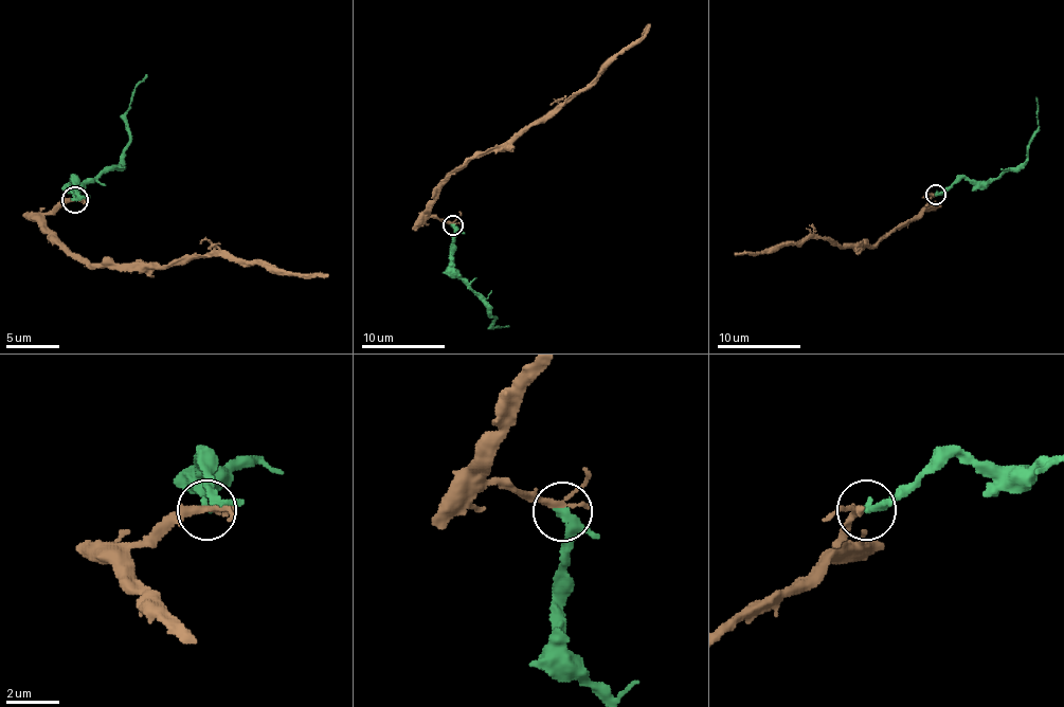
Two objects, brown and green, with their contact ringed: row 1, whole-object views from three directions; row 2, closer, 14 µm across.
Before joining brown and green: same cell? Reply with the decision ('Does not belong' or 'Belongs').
Belongs

